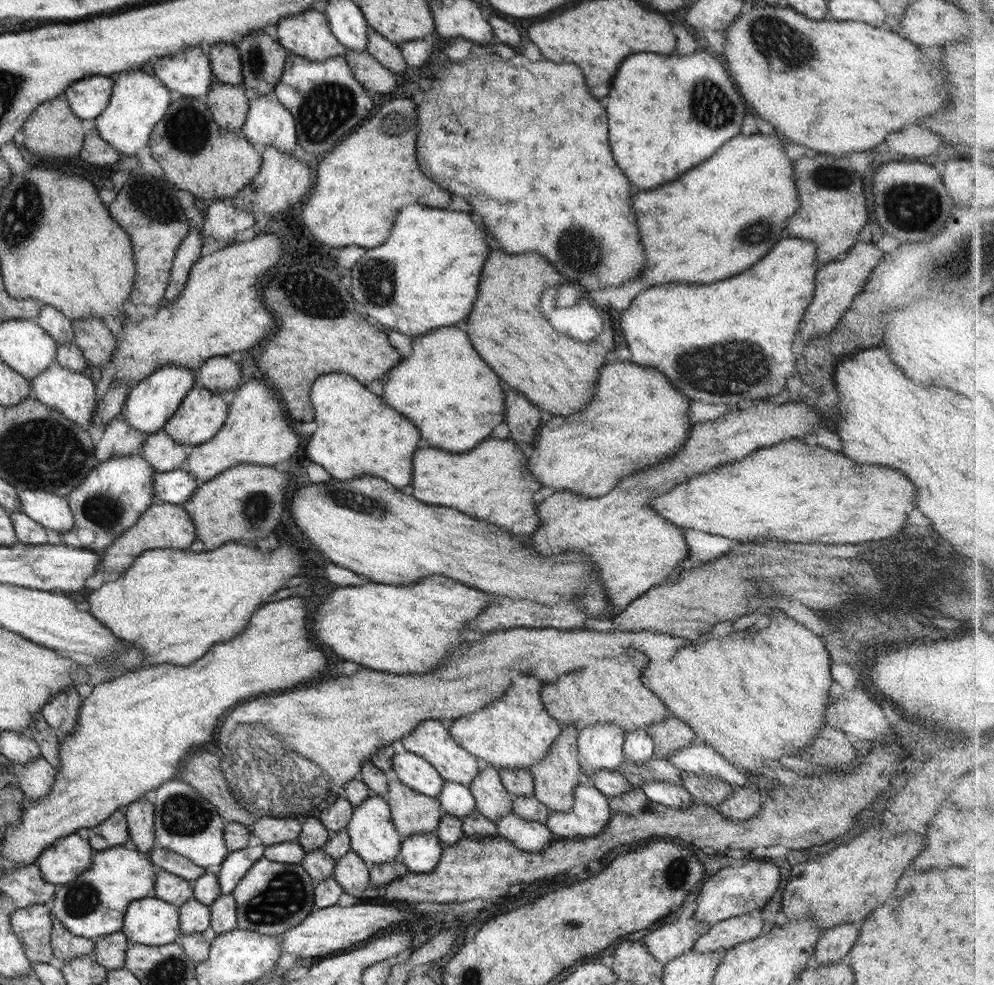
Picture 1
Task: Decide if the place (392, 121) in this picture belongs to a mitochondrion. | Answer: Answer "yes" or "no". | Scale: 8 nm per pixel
yes

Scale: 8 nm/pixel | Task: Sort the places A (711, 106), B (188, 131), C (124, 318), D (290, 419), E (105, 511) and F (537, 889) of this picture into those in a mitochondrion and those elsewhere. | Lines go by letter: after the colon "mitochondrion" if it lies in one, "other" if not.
A: mitochondrion
B: mitochondrion
C: other
D: other
E: mitochondrion
F: mitochondrion

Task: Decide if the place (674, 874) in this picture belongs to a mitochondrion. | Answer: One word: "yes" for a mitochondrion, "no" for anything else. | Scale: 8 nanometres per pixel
yes

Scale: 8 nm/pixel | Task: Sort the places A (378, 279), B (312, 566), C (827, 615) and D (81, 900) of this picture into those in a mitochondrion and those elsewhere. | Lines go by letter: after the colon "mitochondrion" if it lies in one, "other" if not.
A: mitochondrion
B: other
C: other
D: mitochondrion

